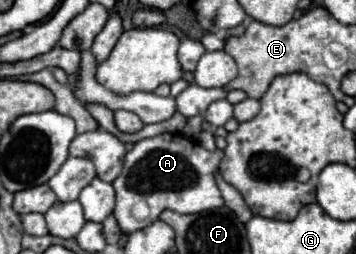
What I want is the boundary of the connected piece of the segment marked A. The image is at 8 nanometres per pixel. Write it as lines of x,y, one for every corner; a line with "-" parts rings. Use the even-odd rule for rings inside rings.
172,134
136,142
124,158
122,174
112,184
116,190
114,218
118,220
122,232
130,234
150,226
162,214
162,210
198,214
220,208
224,200
214,182
214,170
218,168
220,158
220,150
208,152
198,142
192,144
188,138

